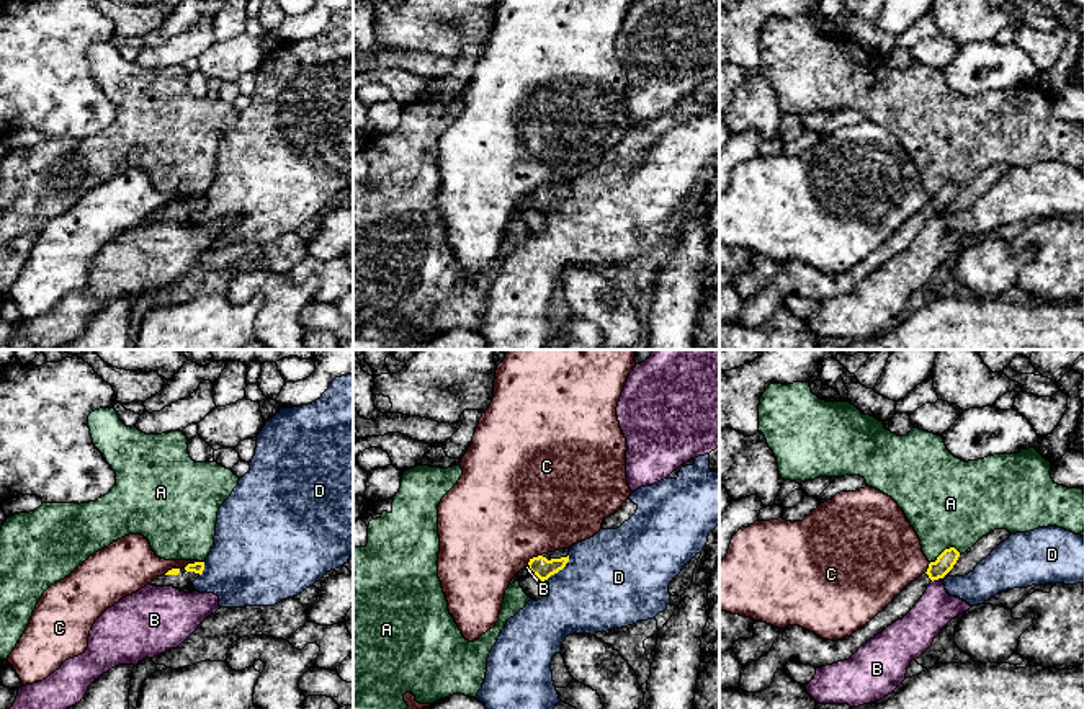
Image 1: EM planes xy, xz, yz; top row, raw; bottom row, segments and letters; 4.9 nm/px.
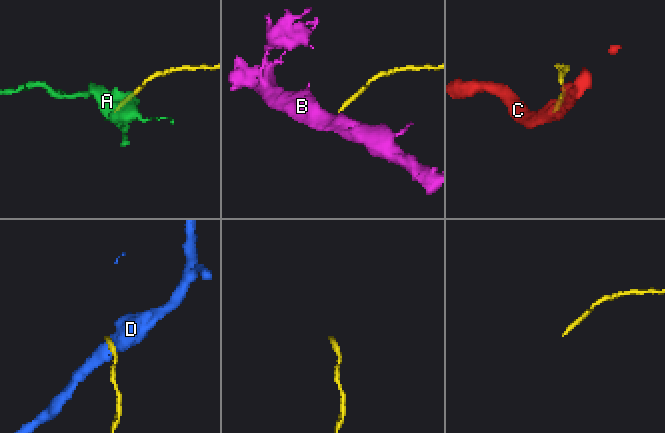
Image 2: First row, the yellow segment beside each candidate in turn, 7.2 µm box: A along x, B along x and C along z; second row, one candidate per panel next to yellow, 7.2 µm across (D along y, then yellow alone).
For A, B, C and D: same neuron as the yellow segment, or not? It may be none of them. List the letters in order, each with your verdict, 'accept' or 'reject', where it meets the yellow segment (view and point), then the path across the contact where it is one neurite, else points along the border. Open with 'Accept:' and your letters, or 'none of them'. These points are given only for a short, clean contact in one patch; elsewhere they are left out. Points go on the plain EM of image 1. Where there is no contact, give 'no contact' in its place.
Accept: none of them
A: reject | yz (945, 183)
B: reject | yz (936, 213) | along yz (940, 211), (932, 216)
C: reject | xz (533, 191) | along xz (542, 188), (535, 190), (527, 200)
D: reject | xz (558, 205)

